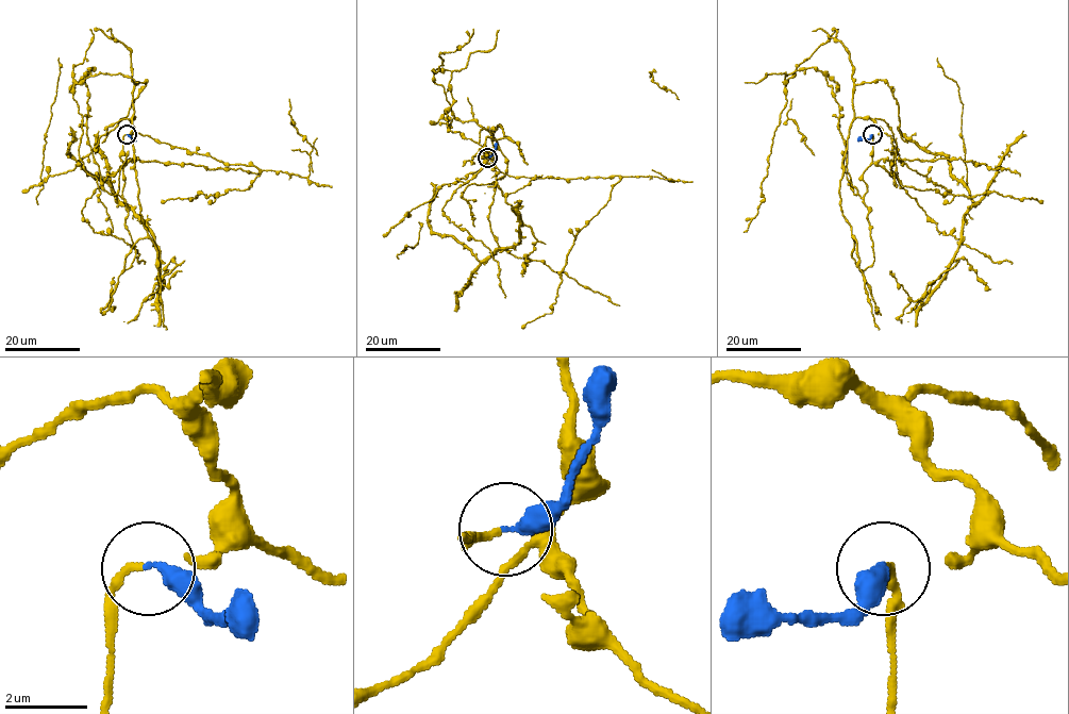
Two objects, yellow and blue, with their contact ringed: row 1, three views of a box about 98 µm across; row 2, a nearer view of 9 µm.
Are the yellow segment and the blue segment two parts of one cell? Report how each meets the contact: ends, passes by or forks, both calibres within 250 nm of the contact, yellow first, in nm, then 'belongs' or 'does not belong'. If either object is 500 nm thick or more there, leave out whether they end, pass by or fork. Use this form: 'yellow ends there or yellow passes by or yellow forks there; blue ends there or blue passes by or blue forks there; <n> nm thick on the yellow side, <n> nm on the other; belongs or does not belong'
yellow ends there; blue ends there; 180 nm thick on the yellow side, 320 nm on the other; belongs

